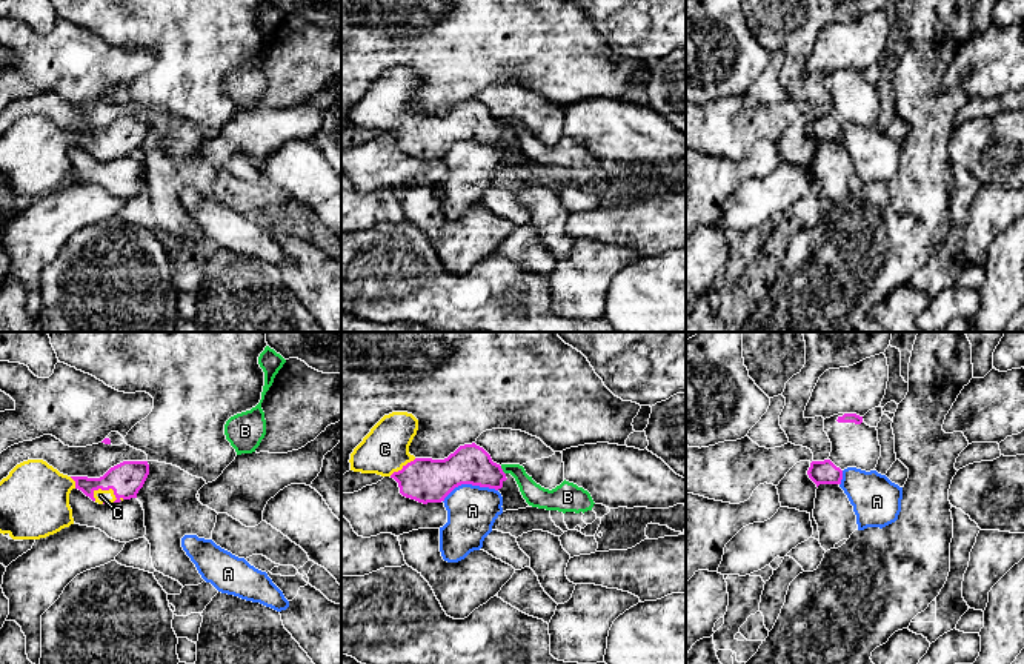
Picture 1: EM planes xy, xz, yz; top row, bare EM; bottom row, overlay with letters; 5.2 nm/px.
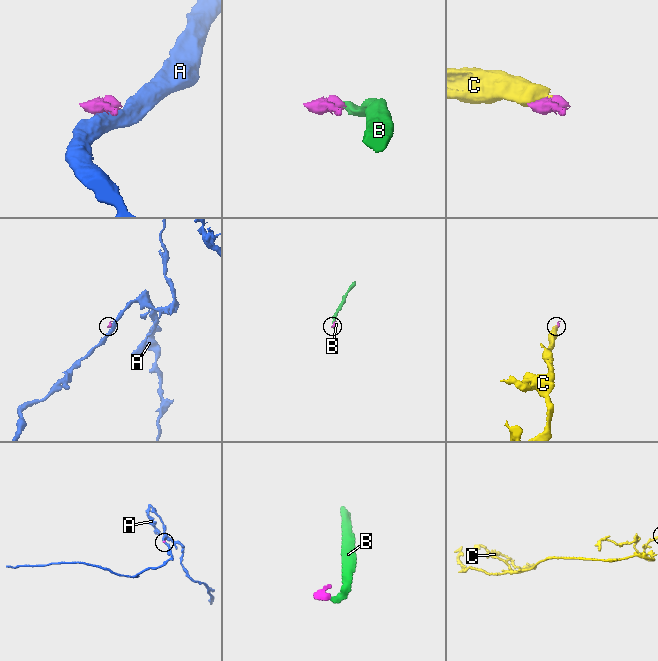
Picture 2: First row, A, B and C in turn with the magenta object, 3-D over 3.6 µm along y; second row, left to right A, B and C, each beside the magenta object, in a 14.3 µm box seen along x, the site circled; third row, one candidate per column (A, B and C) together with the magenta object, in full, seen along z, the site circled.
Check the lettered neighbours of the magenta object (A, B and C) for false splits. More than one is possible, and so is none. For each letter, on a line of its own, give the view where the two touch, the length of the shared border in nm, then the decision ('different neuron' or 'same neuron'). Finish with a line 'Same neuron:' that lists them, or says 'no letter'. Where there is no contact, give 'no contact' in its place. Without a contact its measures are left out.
A: meets magenta in xz; contact 300 nm long; different neuron
B: meets magenta in xz; contact 50 nm long; different neuron
C: meets magenta in xy; contact 170 nm long; same neuron
Same neuron: C

